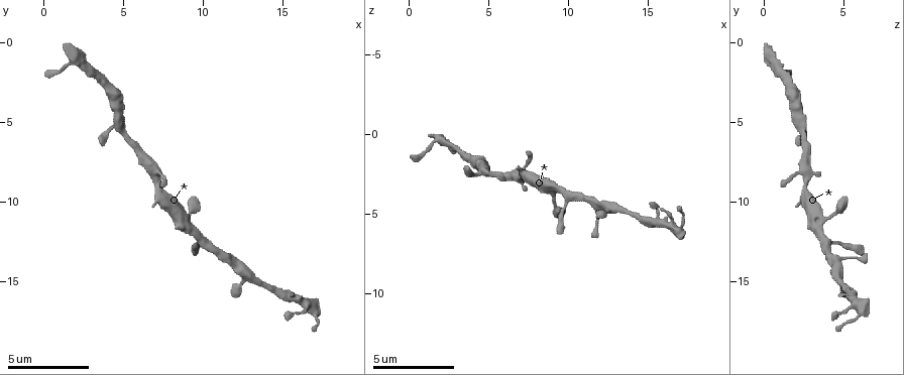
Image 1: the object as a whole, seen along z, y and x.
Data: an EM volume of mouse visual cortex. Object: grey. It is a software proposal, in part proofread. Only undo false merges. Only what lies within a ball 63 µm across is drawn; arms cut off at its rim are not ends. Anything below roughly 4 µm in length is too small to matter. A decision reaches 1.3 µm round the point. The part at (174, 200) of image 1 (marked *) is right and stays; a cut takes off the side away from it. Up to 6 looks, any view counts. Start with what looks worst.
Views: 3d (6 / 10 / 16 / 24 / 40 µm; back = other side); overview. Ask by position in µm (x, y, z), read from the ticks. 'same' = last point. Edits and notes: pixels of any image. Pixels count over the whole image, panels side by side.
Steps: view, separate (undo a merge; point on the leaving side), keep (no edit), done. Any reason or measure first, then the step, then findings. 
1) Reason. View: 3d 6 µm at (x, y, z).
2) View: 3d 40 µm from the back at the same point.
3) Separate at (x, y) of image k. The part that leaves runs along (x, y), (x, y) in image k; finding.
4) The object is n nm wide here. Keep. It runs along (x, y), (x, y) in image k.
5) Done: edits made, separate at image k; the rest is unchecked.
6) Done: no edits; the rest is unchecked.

View: 3d 10 µm at (2.4, 1.4, 0.6).

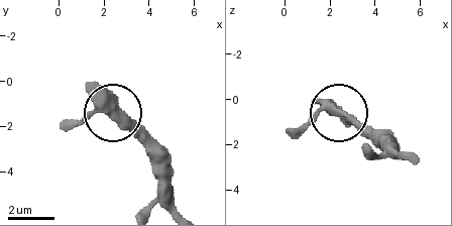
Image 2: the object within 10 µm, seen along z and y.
View: 3d 10 µm from the back at (2.5, 1.5, 0.7).

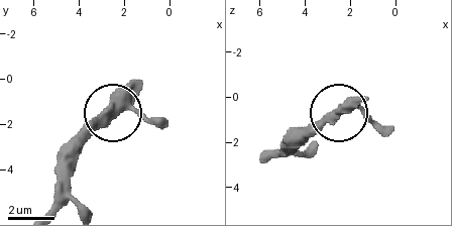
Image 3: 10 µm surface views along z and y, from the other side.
Keep. It runs along (47, 209), (61, 162), (105, 116), (134, 110), (167, 122) in image 3; continuous, no second neuron.

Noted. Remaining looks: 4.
Two arms in line, one across. View: 3d 16 µm at (12.6, 14.0, 4.5).

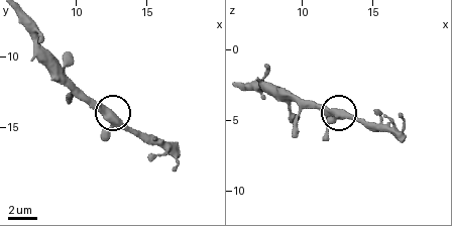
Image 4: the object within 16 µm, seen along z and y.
Keep. It runs along (50, 55), (87, 94), (108, 108), (139, 139) in image 4; all the same neuron.

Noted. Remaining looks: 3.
View: 3d 16 µm at (4.8, 5.2, 2.6).

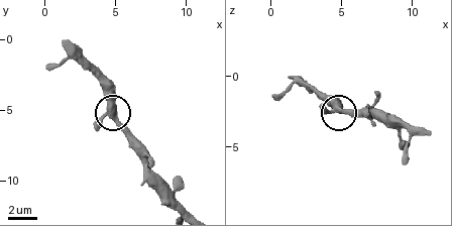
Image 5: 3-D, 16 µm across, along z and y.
3 arms meet here. Keep. Continuous, no second neuron.

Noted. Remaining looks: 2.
Done: no edits; the rest is unchecked.

